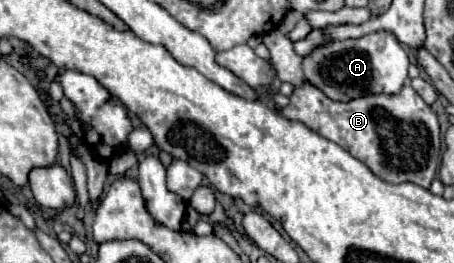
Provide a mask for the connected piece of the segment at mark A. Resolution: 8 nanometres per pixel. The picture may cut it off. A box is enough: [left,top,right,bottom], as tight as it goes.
[304,30,408,100]

